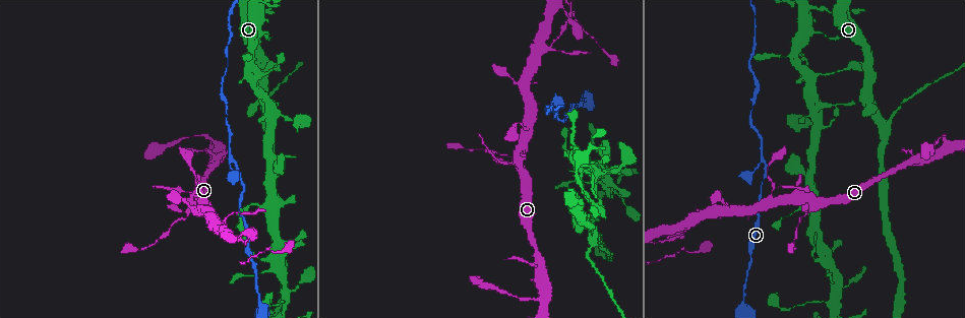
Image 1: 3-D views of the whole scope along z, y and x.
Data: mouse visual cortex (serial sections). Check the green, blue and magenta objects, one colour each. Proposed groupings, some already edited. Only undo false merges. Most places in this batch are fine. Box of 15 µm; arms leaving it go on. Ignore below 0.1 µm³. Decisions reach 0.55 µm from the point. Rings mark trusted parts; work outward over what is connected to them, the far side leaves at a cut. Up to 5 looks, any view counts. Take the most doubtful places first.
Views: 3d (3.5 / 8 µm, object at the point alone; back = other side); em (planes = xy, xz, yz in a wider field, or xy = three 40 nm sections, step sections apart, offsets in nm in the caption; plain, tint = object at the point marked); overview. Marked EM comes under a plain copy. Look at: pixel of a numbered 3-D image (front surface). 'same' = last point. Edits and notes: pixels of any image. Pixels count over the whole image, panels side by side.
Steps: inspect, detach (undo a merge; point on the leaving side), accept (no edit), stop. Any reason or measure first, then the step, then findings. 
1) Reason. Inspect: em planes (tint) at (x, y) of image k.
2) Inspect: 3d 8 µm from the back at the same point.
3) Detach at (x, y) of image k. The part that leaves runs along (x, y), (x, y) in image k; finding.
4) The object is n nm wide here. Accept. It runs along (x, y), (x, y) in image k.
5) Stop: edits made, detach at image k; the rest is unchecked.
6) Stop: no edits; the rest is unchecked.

Abrupt turn. Inspect: 3d 3.5 µm at (557, 119) of image 1.

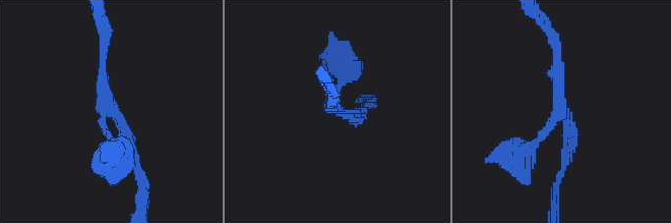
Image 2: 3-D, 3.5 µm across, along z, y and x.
3 arms meet here; the arms are 150, 150, 200 nm wide. Inspect: em planes (tint) at (563, 104) of image 2.

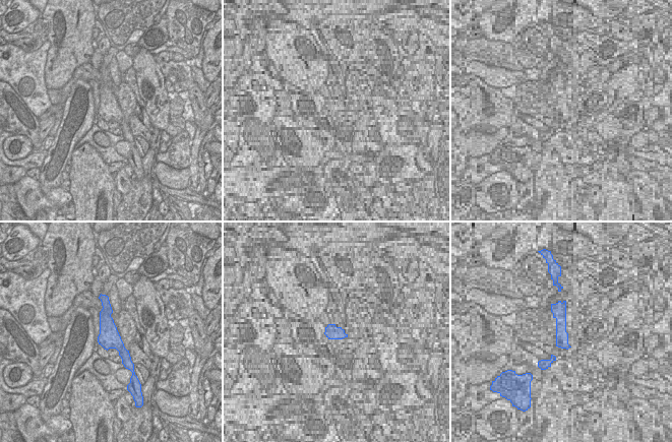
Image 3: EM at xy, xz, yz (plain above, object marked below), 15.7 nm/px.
Accept. It runs along (106, 303), (108, 333), (126, 362) in image 3; all the same cell.

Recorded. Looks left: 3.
Inspect: em xy step 3 (tint) at (809, 205) of image 1.

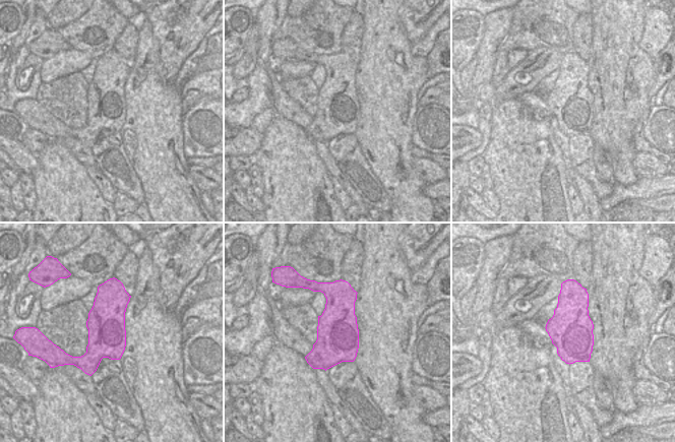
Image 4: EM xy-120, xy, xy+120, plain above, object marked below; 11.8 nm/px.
See where the arms go. Inspect: 3d 3.5 µm at the same point.

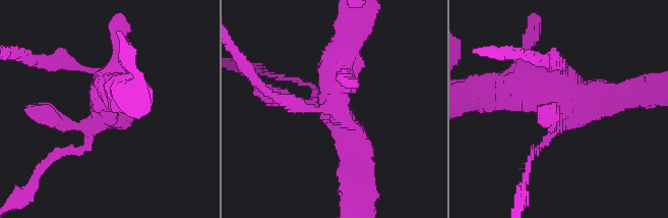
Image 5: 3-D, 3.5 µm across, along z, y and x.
Accept. It runs along (358, 166), (332, 108), (345, 46) in image 5; all the same cell.

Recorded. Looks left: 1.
Stop: no edits; the rest is unchecked.

